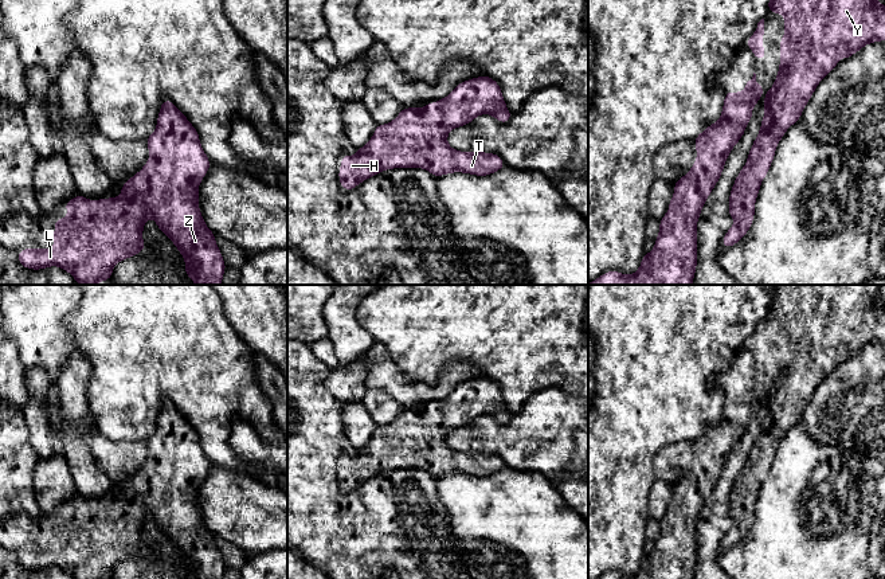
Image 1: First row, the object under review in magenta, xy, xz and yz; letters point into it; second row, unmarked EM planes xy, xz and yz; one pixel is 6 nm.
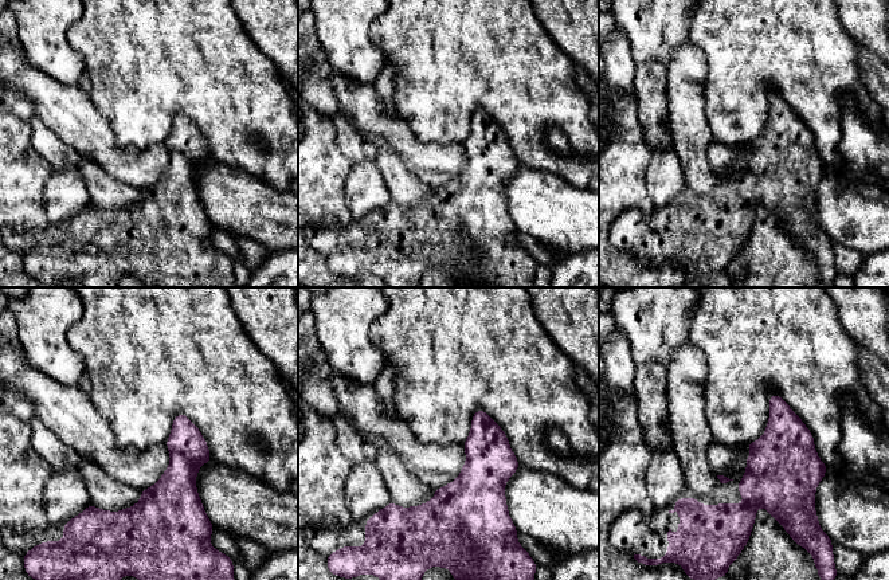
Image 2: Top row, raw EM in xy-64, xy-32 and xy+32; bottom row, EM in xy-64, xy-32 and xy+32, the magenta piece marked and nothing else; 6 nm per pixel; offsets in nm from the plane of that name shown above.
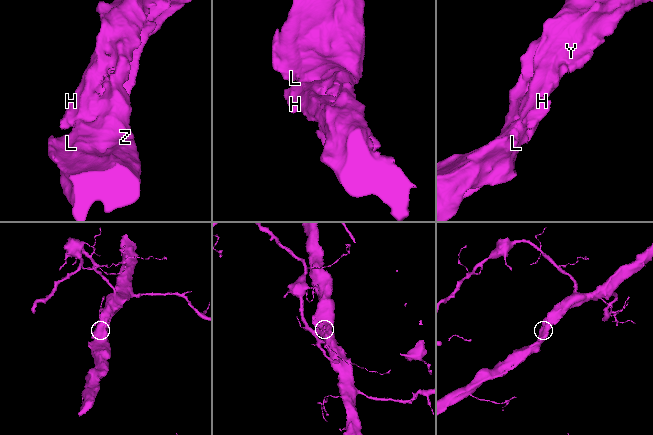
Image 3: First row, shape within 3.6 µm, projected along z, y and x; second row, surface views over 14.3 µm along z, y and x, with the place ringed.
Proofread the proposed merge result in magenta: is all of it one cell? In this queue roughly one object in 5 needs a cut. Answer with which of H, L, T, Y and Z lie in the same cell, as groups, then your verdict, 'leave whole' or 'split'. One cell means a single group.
H L T Y Z; leave whole

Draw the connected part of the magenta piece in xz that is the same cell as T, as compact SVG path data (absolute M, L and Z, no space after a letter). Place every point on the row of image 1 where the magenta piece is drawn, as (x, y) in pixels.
M487 75L459 82L446 98L434 103L426 102L423 110L404 107L393 121L376 125L372 138L367 145L357 149L356 156L341 156L341 168L338 169L341 188L352 191L364 180L393 168L422 168L435 177L454 172L487 176L500 171L505 167L505 163L498 154L461 152L447 144L450 130L469 125L481 114L490 114L502 124L506 124L512 117L500 85Z

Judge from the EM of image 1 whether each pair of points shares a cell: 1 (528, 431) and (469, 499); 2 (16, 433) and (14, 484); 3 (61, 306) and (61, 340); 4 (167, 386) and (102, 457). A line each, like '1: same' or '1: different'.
1: different
2: same
3: same
4: different

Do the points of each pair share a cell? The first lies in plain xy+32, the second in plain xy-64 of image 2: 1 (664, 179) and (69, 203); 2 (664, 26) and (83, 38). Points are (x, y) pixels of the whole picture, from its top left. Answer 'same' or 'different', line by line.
1: same
2: different

